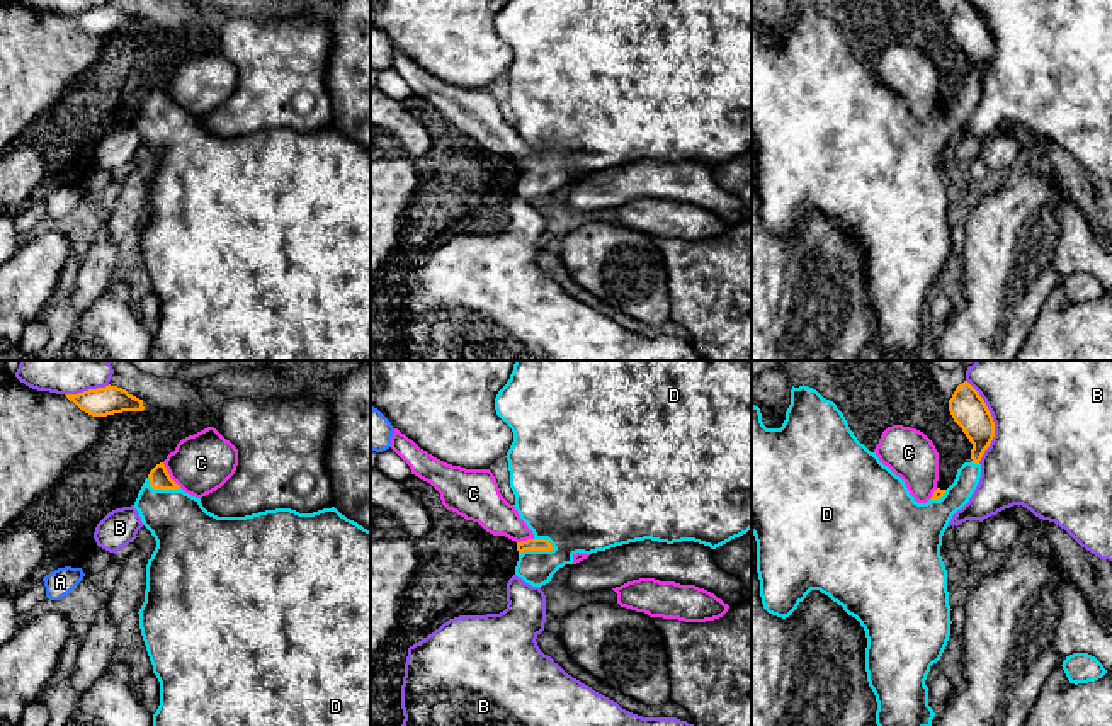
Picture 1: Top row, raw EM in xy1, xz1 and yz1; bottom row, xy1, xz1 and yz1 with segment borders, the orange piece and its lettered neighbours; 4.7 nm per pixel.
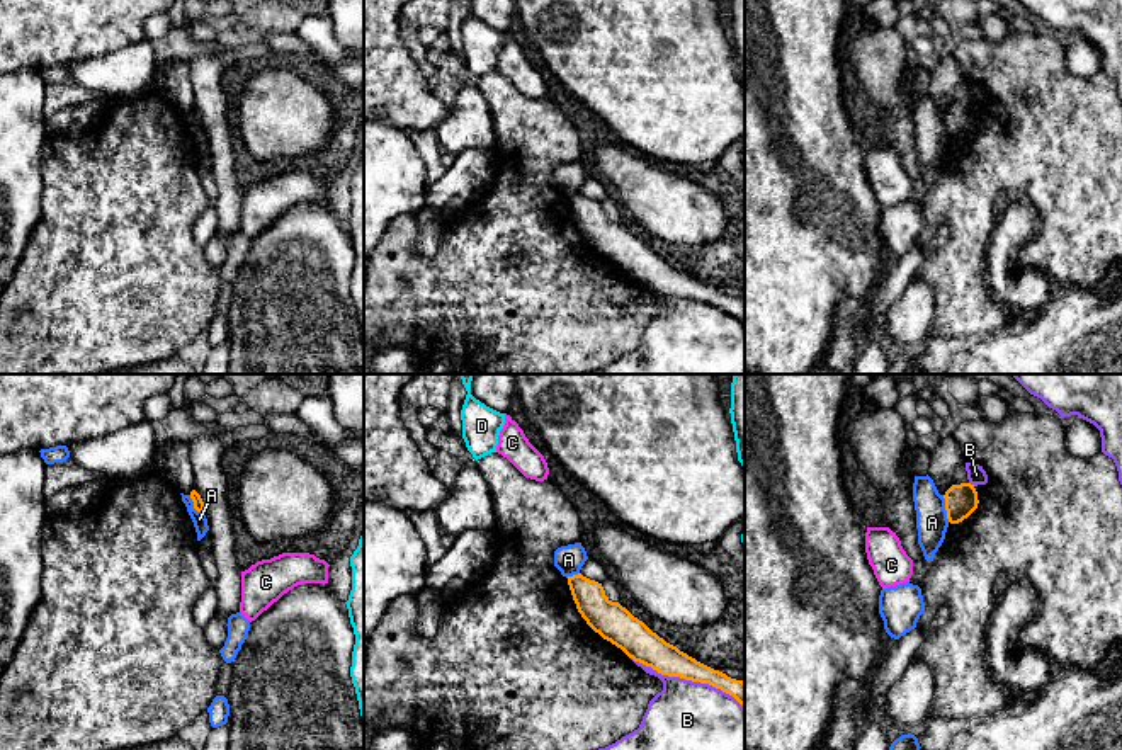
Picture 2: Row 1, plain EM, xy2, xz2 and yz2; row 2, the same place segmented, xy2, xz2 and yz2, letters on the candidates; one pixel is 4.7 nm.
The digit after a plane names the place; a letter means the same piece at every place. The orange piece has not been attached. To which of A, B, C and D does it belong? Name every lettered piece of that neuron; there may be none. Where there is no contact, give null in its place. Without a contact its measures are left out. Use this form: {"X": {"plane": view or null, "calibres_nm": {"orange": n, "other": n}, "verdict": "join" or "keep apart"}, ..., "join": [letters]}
{"A": {"plane": "yz2", "calibres_nm": {"orange": 160, "other": 150}, "verdict": "keep apart"}, "B": {"plane": "xz2", "calibres_nm": {"orange": 160, "other": 480}, "verdict": "keep apart"}, "C": {"plane": "xy1", "calibres_nm": {"orange": 100, "other": 280}, "verdict": "keep apart"}, "D": {"plane": "xz1", "calibres_nm": {"orange": 60, "other": 360}, "verdict": "join"}, "join": ["D"]}

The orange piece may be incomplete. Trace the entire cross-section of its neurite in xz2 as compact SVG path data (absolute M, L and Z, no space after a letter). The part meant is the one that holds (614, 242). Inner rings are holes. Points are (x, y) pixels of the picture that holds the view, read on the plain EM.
M578 192L568 196L568 204L586 243L629 277L651 286L661 294L709 303L733 315L745 327L743 299L731 298L666 262L626 226L612 221L602 202Z

